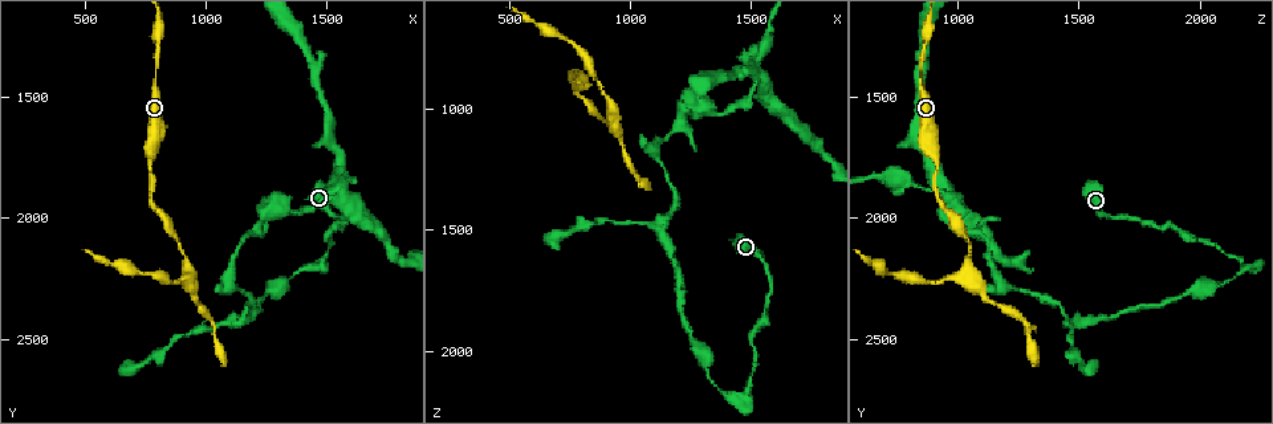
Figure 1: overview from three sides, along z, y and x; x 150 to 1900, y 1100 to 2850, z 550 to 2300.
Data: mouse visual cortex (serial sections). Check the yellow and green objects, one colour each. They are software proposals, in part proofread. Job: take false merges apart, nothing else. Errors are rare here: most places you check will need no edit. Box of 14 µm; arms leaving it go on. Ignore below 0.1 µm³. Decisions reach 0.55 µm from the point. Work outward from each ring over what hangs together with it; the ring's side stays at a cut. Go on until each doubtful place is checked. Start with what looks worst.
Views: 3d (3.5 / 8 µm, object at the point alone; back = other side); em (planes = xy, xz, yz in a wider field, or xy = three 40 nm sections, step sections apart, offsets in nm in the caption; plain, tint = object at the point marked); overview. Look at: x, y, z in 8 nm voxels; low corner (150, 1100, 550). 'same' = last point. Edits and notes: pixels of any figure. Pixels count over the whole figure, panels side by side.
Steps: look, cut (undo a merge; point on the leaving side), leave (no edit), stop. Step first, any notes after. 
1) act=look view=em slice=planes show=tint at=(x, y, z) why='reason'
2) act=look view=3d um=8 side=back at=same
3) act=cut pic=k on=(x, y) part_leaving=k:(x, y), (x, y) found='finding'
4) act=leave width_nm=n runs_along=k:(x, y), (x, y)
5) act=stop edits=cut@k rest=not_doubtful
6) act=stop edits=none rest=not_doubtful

act=look view=em slice=xy step=2 show=tint at=(1480, 2210, 2180) why='abrupt turn'

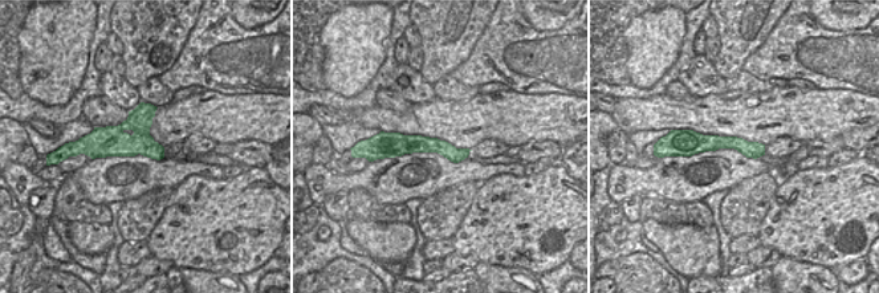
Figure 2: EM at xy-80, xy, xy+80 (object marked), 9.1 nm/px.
act=look view=3d um=3.5 side=back at=same

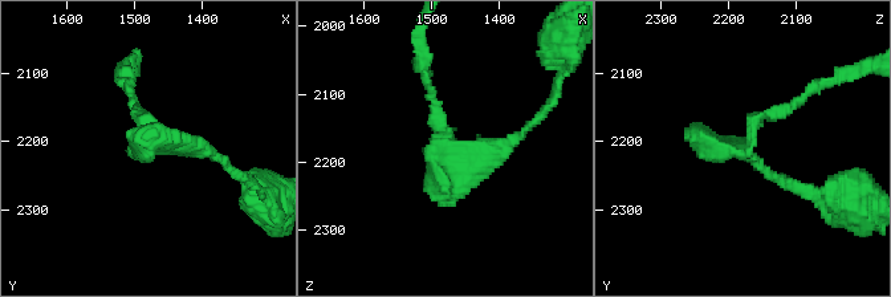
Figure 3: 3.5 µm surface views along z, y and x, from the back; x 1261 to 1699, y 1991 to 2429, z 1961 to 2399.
act=leave runs_along=2:(383, 139), (466, 151) found='all the same cell'

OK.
act=look view=3d um=3.5 side=back at=(1120, 2430, 1500) why='arms part here'

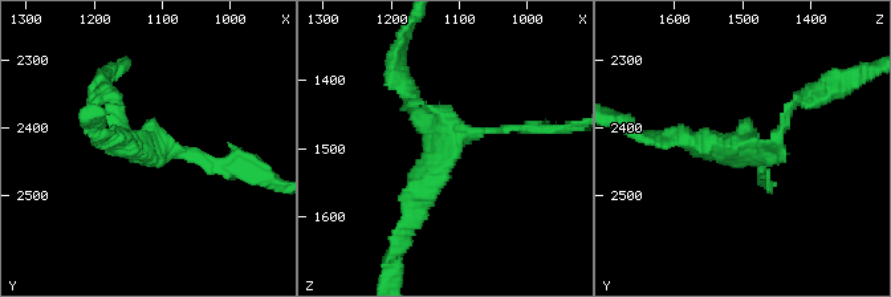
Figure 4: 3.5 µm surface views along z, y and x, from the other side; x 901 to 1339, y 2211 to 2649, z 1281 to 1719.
act=look view=em slice=xy step=2 show=tint at=(1115, 2435, 1485) why='shape alone is not enough'

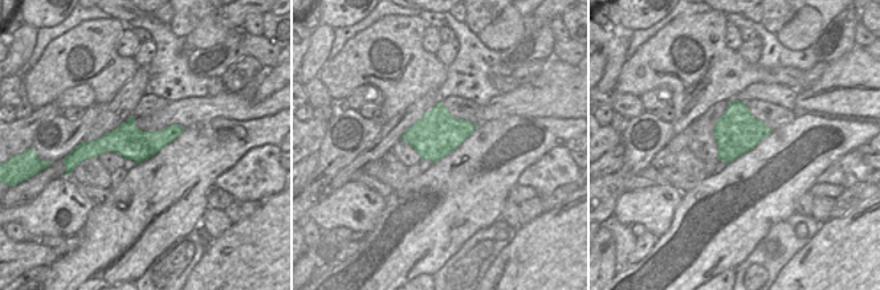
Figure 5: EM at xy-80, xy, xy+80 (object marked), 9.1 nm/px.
act=leave arms=3 arm_widths_nm=100,150,300 runs_along=4:(676, 135), (768, 151), (798, 98) found='one cell here'

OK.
act=look view=3d um=8 at=(930, 2220, 1040) why='a narrow waist'

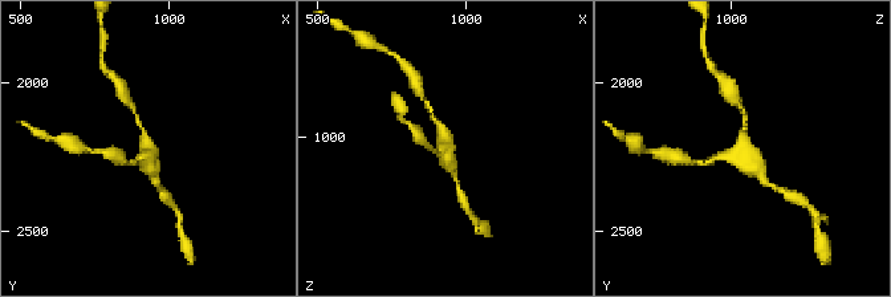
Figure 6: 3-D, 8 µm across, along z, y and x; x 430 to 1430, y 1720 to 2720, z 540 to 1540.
act=look view=3d um=3.5 side=back at=(930, 2220, 1030)

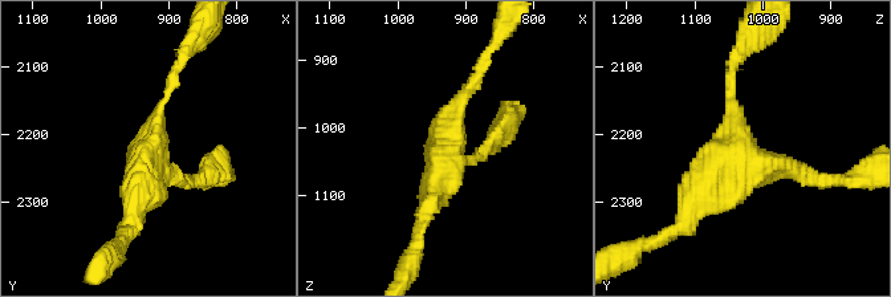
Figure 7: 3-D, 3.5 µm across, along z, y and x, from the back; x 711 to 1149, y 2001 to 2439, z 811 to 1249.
act=look view=em slice=xy step=3 show=tint at=(925, 2220, 1035) arms=3 arm_widths_nm=100,200,400

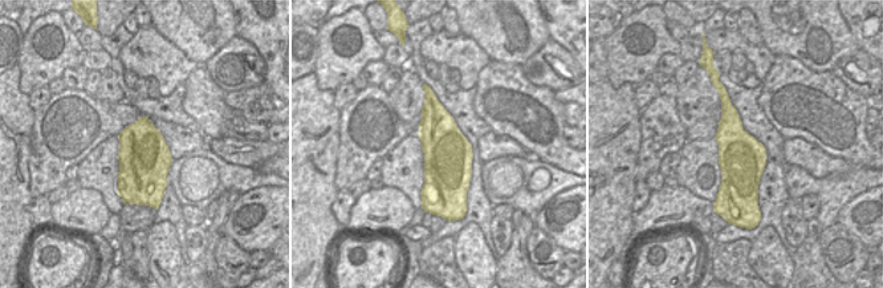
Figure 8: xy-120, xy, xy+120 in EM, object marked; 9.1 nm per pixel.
act=leave found='one cell here'

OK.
act=stop edits=none rest=not_doubtful

